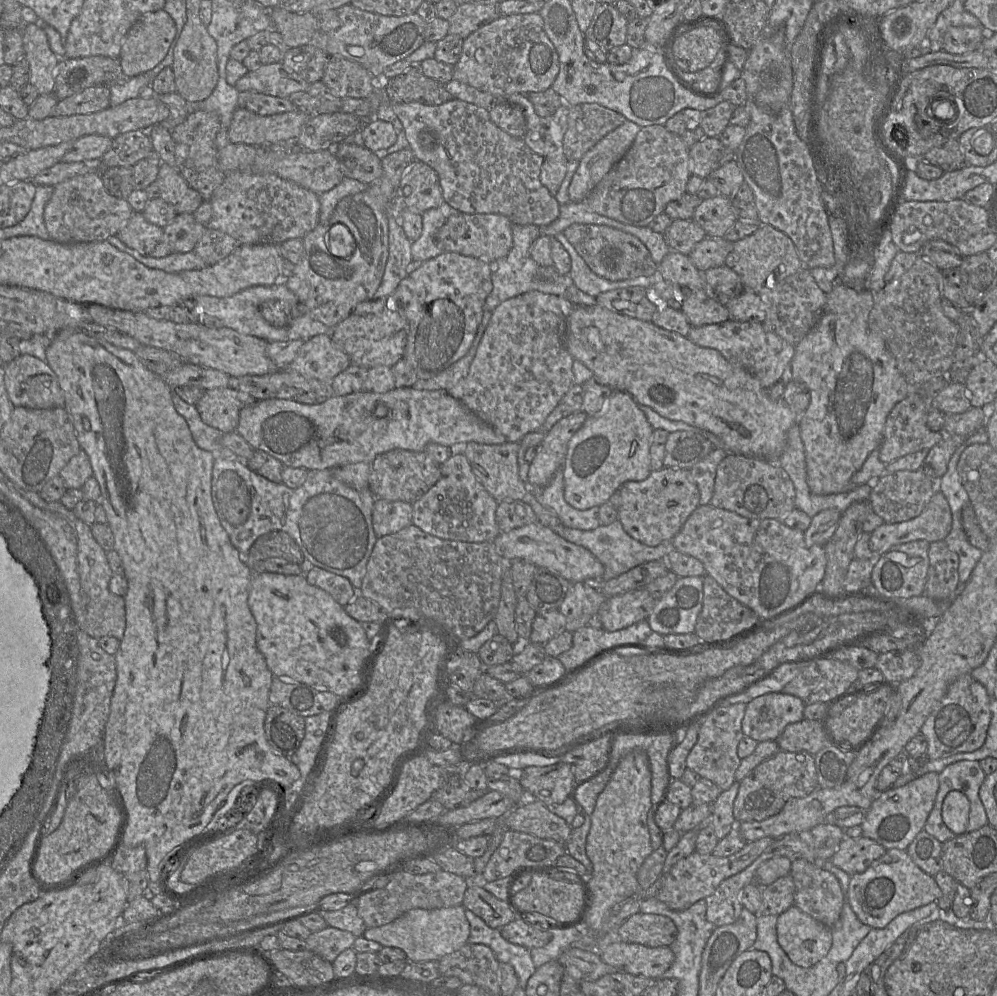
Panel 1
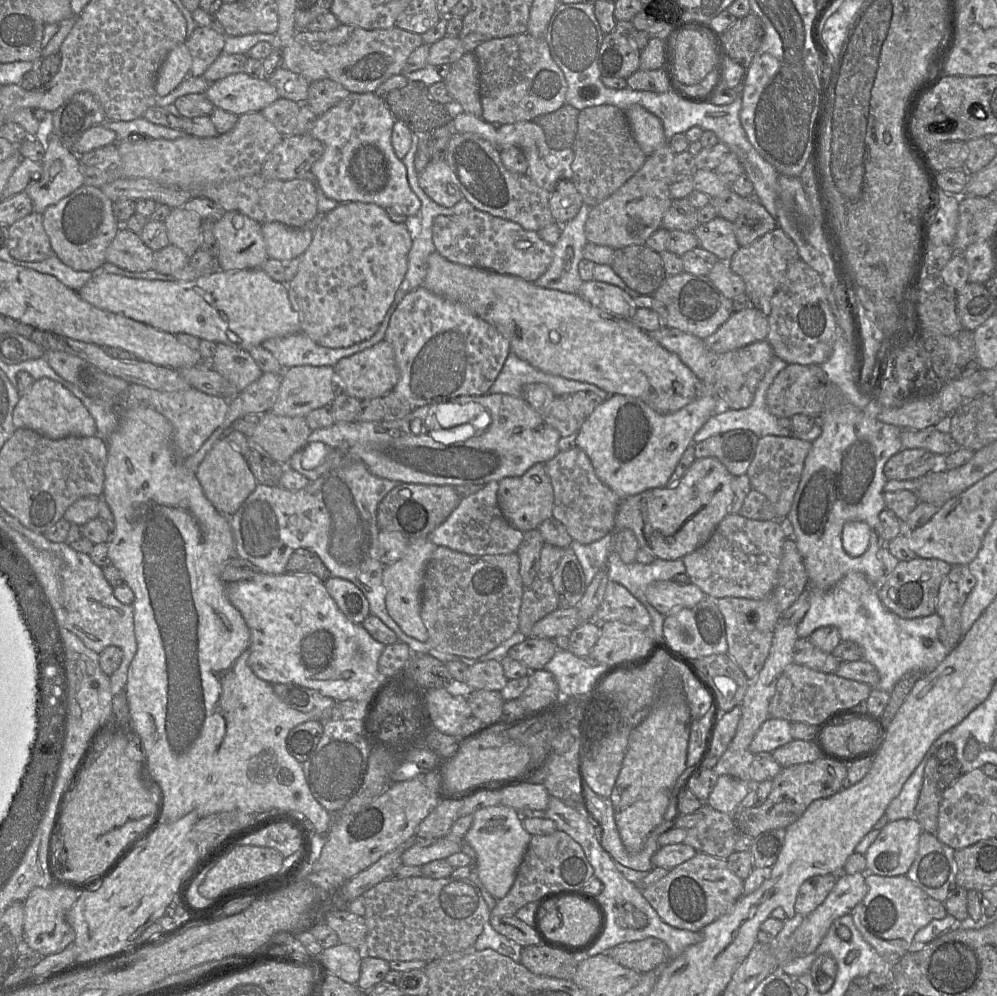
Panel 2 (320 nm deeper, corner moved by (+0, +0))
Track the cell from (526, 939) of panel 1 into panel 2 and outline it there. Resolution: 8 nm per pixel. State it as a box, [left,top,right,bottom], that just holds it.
[520,944,580,980]

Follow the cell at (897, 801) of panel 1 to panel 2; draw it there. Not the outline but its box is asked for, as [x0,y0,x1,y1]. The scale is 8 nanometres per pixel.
[864,819,922,875]

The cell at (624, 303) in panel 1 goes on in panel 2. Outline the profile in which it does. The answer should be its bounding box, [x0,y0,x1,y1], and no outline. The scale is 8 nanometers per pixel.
[578,282,637,319]

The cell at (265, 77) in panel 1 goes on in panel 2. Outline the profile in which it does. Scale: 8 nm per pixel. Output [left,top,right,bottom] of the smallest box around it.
[205,72,280,116]

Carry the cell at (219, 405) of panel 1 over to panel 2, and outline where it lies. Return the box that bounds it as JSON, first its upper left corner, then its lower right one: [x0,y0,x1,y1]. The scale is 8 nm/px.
[249,411,311,465]

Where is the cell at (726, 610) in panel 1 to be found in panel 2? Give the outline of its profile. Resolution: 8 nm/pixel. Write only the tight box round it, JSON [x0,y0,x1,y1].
[714,540,808,681]

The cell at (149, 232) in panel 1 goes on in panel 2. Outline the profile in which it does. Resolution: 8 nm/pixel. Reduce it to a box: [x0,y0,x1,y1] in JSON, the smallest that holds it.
[106,227,154,272]

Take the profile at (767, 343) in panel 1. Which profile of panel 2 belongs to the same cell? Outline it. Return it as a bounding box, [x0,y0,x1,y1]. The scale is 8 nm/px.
[648,326,775,409]

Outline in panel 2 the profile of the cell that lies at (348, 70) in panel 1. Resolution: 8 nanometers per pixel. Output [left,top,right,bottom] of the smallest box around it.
[305,79,350,117]

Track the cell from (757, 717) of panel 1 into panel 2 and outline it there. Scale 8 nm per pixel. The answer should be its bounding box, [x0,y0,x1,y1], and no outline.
[749,717,793,754]

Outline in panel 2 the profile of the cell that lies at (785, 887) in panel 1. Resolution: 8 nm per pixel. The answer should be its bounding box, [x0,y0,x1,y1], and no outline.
[795,874,837,917]

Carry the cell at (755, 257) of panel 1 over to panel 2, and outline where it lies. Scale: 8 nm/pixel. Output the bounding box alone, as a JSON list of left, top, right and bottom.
[728,227,799,317]

